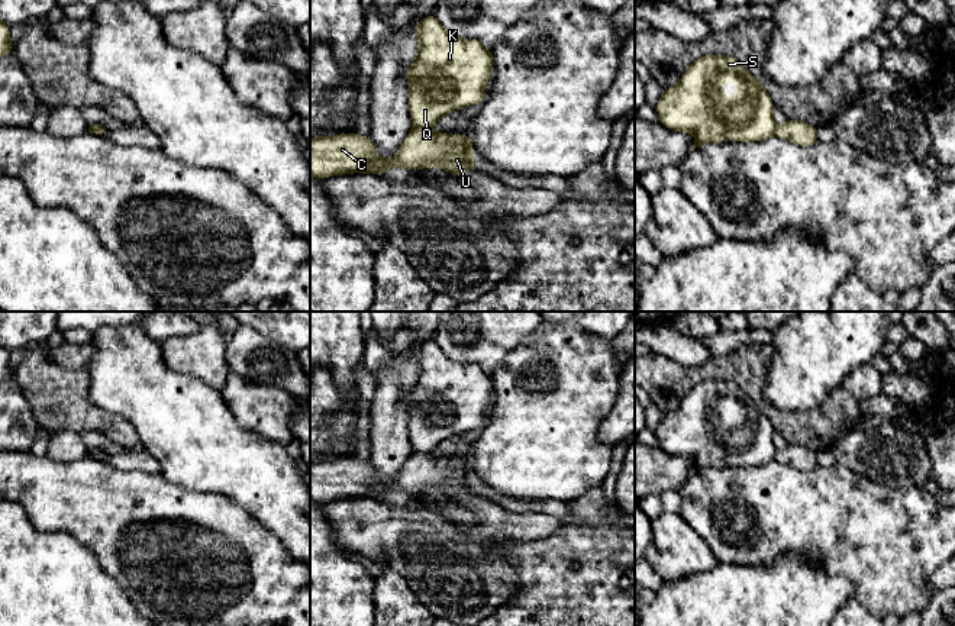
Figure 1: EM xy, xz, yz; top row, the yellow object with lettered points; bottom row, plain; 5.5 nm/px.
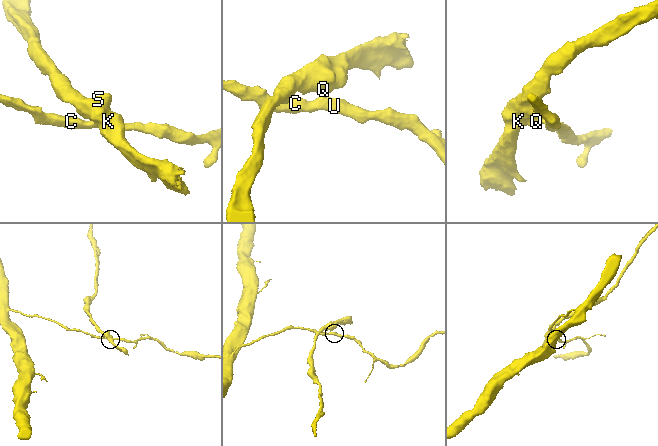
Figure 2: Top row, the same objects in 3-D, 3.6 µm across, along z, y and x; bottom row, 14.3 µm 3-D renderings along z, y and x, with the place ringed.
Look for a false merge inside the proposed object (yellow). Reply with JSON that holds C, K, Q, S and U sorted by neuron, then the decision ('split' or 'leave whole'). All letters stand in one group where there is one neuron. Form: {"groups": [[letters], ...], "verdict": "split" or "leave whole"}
{"groups": [["C", "U"], ["K", "Q", "S"]], "verdict": "split"}

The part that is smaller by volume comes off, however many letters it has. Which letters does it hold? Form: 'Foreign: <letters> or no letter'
Foreign: K, Q, S

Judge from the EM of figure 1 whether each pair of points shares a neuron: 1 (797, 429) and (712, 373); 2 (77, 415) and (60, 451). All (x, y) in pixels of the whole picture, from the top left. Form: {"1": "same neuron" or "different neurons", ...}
{"1": "same neuron", "2": "different neurons"}

